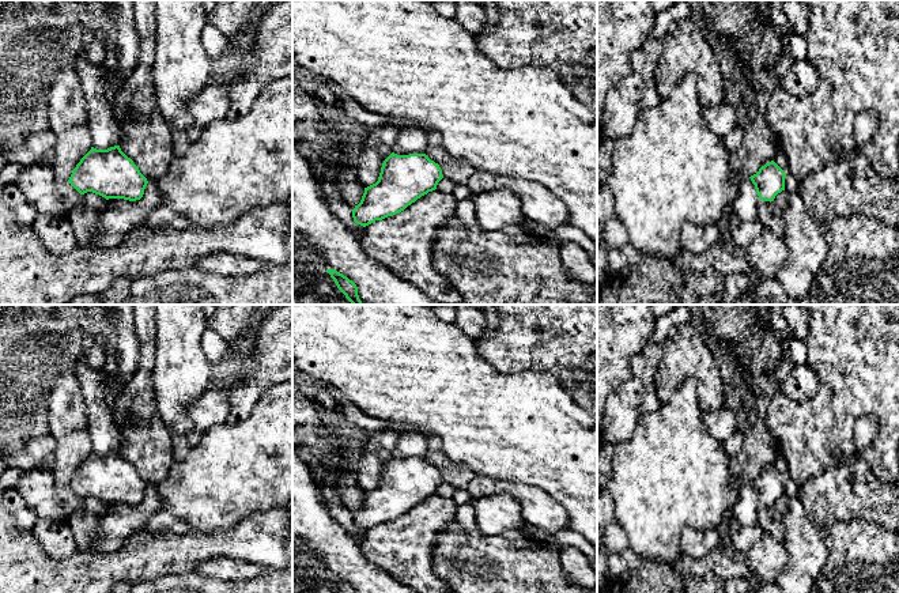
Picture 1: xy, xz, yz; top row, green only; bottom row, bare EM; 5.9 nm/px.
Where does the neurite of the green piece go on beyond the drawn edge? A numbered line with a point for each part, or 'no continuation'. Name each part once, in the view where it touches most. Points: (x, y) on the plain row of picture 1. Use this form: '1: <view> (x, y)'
1: yz (744, 510)

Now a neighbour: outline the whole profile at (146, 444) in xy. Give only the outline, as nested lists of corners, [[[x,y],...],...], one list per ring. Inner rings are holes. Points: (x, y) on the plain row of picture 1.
[[[133,305],[133,314],[141,360],[110,409],[122,433],[121,456],[151,487],[167,477],[173,464],[173,443],[158,413],[151,386],[156,340],[155,305]]]

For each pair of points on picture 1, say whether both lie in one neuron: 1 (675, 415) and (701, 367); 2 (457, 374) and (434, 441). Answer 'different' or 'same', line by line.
1: different
2: different

